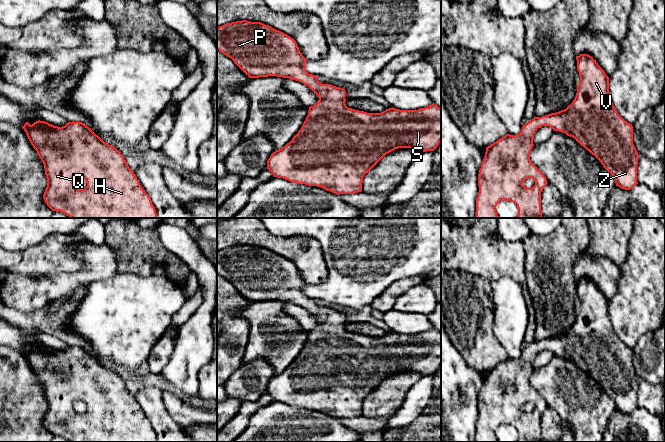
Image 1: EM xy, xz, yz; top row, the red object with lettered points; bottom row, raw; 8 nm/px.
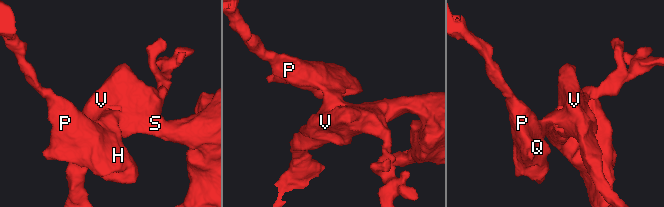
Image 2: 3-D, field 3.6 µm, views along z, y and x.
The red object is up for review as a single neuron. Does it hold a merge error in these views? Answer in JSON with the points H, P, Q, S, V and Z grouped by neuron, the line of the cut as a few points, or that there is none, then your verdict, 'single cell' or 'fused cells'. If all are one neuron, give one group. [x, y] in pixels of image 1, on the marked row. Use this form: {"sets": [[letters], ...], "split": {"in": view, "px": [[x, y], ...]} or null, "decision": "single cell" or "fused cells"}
{"sets": [["H", "P", "Q", "S", "V", "Z"]], "split": null, "decision": "single cell"}

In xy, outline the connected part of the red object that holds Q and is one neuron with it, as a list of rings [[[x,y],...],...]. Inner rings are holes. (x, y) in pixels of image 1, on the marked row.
[[[38,120],[32,125],[26,122],[22,128],[44,164],[47,187],[43,198],[52,211],[60,211],[70,218],[158,218],[151,198],[141,187],[121,152],[104,142],[85,123],[68,122],[58,127]],[[78,176],[87,182],[83,189],[74,186],[73,181]]]

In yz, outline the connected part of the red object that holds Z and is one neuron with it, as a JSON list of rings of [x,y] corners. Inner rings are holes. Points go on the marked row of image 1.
[[[580,54],[576,56],[576,60],[580,81],[573,102],[566,109],[542,117],[534,116],[531,121],[522,126],[521,131],[517,135],[506,134],[486,147],[485,156],[478,174],[479,193],[476,200],[476,218],[499,218],[495,208],[502,200],[510,201],[517,205],[518,215],[516,218],[542,218],[541,192],[548,182],[544,174],[530,160],[530,153],[534,146],[534,133],[542,126],[549,126],[554,131],[560,131],[567,136],[573,137],[601,162],[603,167],[613,176],[616,186],[630,190],[638,184],[637,165],[639,155],[633,144],[633,126],[618,114],[613,105],[609,94],[609,77],[592,56]],[[529,178],[535,181],[535,185],[532,188],[526,188],[523,185],[524,181]]]

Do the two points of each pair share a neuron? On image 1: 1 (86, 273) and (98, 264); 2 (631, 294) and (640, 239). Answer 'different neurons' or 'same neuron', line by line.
1: same neuron
2: same neuron

